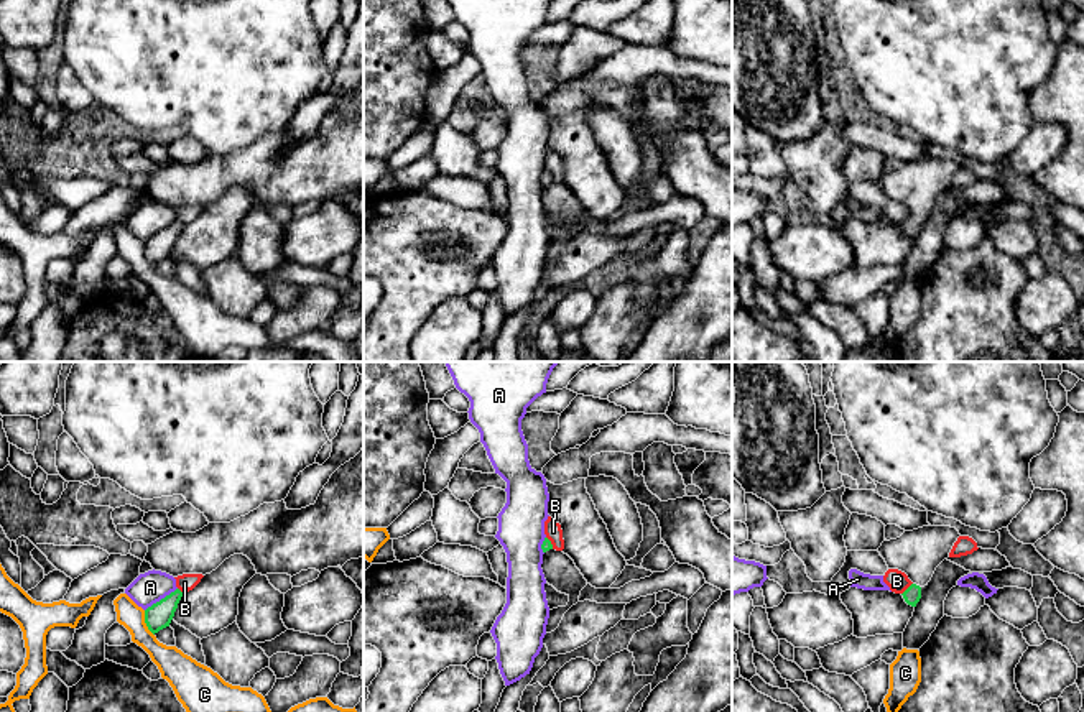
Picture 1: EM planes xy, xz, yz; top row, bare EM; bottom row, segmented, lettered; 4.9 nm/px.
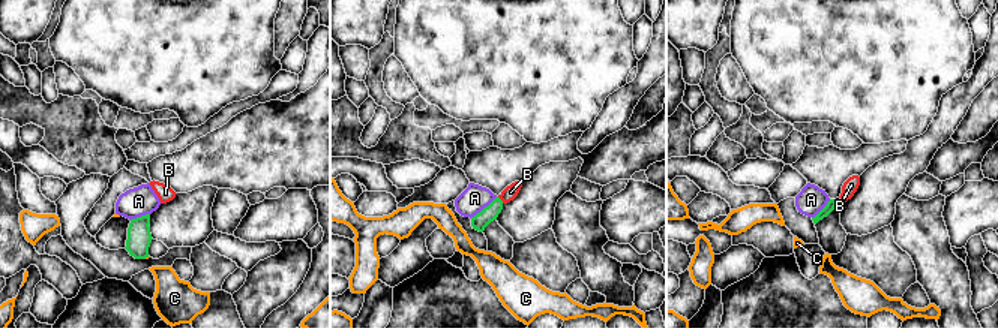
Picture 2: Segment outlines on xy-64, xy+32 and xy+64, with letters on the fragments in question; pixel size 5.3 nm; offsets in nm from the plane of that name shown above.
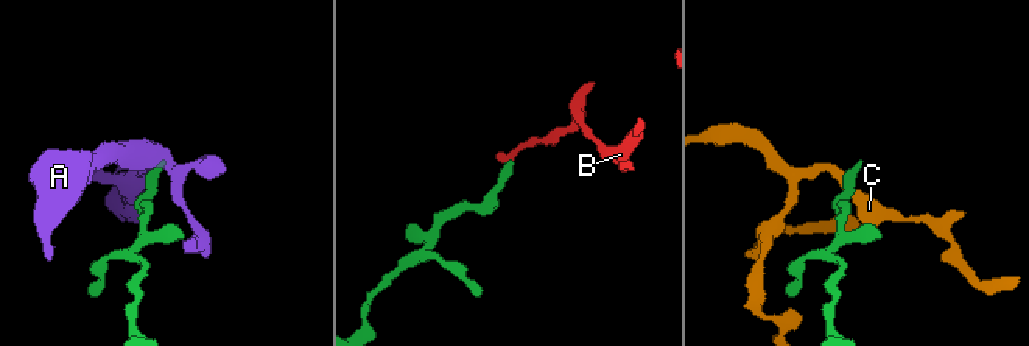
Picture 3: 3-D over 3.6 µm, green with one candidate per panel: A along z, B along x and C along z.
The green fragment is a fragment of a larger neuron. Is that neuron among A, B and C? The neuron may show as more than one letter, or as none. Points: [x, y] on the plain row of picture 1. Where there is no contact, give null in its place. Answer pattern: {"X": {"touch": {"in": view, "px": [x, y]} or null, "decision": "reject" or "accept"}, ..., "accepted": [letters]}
{"A": {"touch": {"in": "xy", "px": [162, 231]}, "decision": "reject"}, "B": {"touch": {"in": "yz", "px": [907, 221]}, "decision": "reject"}, "C": {"touch": {"in": "xy", "px": [147, 255]}, "decision": "reject"}, "accepted": []}

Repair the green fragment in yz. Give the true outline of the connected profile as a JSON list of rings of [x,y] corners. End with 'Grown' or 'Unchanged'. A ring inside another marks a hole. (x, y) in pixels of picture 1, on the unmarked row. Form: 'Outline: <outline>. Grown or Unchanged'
Outline: [[[923,158],[882,174],[878,184],[888,201],[905,204],[913,214],[901,225],[908,237],[916,238],[921,230],[921,220],[928,217],[936,199],[949,189],[959,168],[959,163],[951,158]]]. Grown

